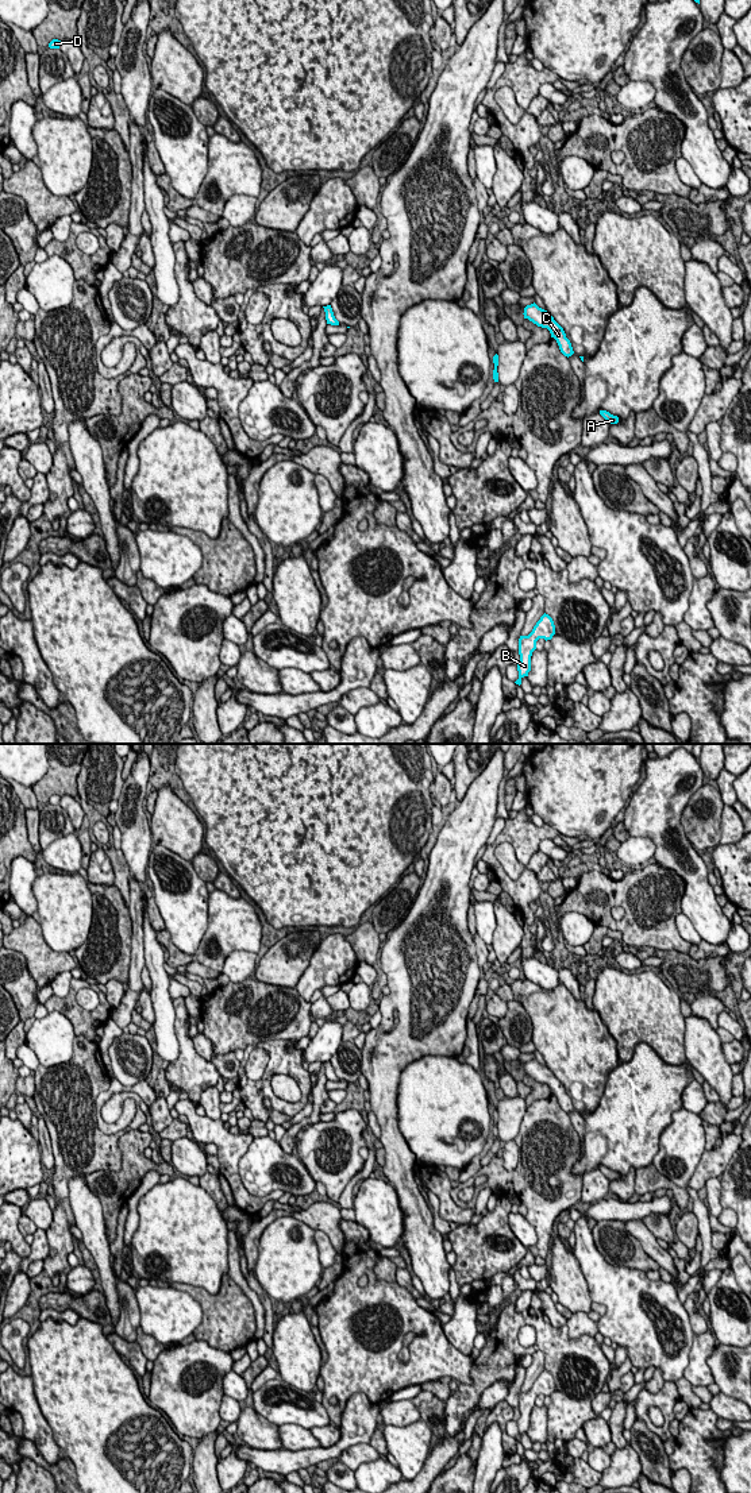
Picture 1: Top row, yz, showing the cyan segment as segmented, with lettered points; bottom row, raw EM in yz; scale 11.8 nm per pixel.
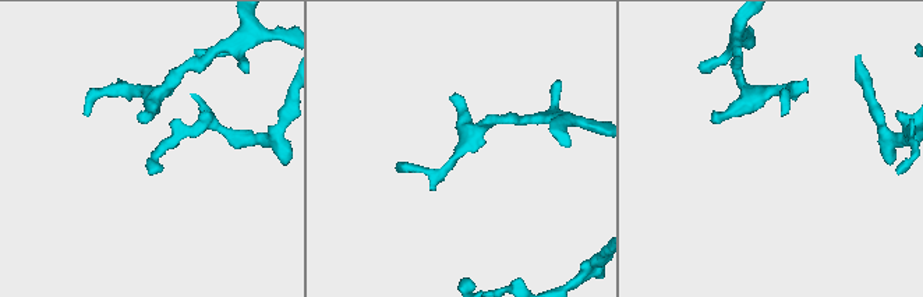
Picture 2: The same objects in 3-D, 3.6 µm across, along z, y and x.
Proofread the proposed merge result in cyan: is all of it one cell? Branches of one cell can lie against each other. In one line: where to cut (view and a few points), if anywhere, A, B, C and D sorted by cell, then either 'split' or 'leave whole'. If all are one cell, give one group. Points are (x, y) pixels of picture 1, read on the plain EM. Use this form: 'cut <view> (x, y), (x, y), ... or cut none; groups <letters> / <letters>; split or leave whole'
cut none; groups A B C D; leave whole

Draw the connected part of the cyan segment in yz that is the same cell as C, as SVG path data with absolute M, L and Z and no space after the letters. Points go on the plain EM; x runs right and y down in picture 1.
M535 1058L524 1064L524 1075L542 1084L547 1084L559 1102L565 1112L574 1110L570 1096L566 1093L563 1084L554 1076L554 1073L544 1065L539 1064Z

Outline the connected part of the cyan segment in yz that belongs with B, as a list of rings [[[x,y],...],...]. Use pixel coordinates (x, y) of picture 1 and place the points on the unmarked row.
[[[543,1370],[540,1376],[534,1382],[532,1388],[528,1392],[520,1392],[519,1394],[519,1411],[520,1419],[517,1420],[519,1435],[515,1438],[516,1440],[521,1440],[521,1435],[528,1432],[531,1427],[531,1412],[536,1405],[536,1397],[539,1394],[551,1396],[555,1390],[555,1381],[552,1374],[548,1370]]]

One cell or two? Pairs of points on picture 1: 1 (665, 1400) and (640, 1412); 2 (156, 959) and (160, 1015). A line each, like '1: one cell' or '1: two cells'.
1: one cell
2: one cell

